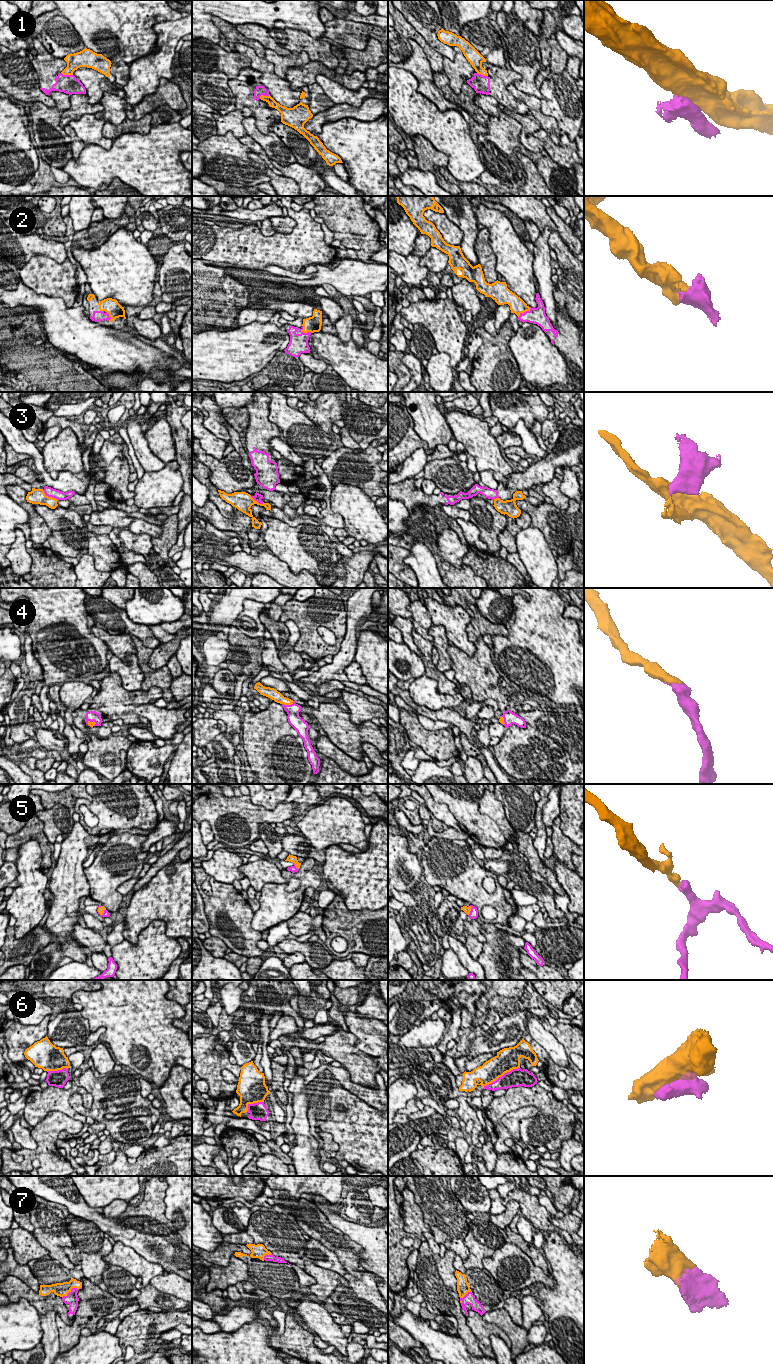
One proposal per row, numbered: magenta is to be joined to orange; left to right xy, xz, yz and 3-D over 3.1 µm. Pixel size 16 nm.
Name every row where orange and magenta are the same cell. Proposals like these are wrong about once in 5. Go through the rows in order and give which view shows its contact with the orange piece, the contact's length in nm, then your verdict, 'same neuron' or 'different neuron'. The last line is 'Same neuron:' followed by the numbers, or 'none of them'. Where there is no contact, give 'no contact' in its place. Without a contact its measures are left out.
1: contact in xz; length 190 nm; different neuron
2: contact in yz; length 260 nm; same neuron
3: contact in xy; length 300 nm; different neuron
4: contact in xz; length 220 nm; same neuron
5: contact in yz; length 180 nm; same neuron
6: contact in yz; length 650 nm; different neuron
7: contact in xy; length 360 nm; same neuron
Same neuron: 2, 4, 5, 7

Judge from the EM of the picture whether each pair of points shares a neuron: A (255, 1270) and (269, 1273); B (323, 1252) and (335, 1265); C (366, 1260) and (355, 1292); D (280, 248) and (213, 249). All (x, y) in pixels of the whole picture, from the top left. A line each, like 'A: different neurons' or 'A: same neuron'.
A: same neuron
B: same neuron
C: different neurons
D: same neuron

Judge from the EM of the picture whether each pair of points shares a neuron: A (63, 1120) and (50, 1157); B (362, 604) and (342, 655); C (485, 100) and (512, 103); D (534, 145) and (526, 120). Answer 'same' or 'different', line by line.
A: same
B: same
C: different
D: same

